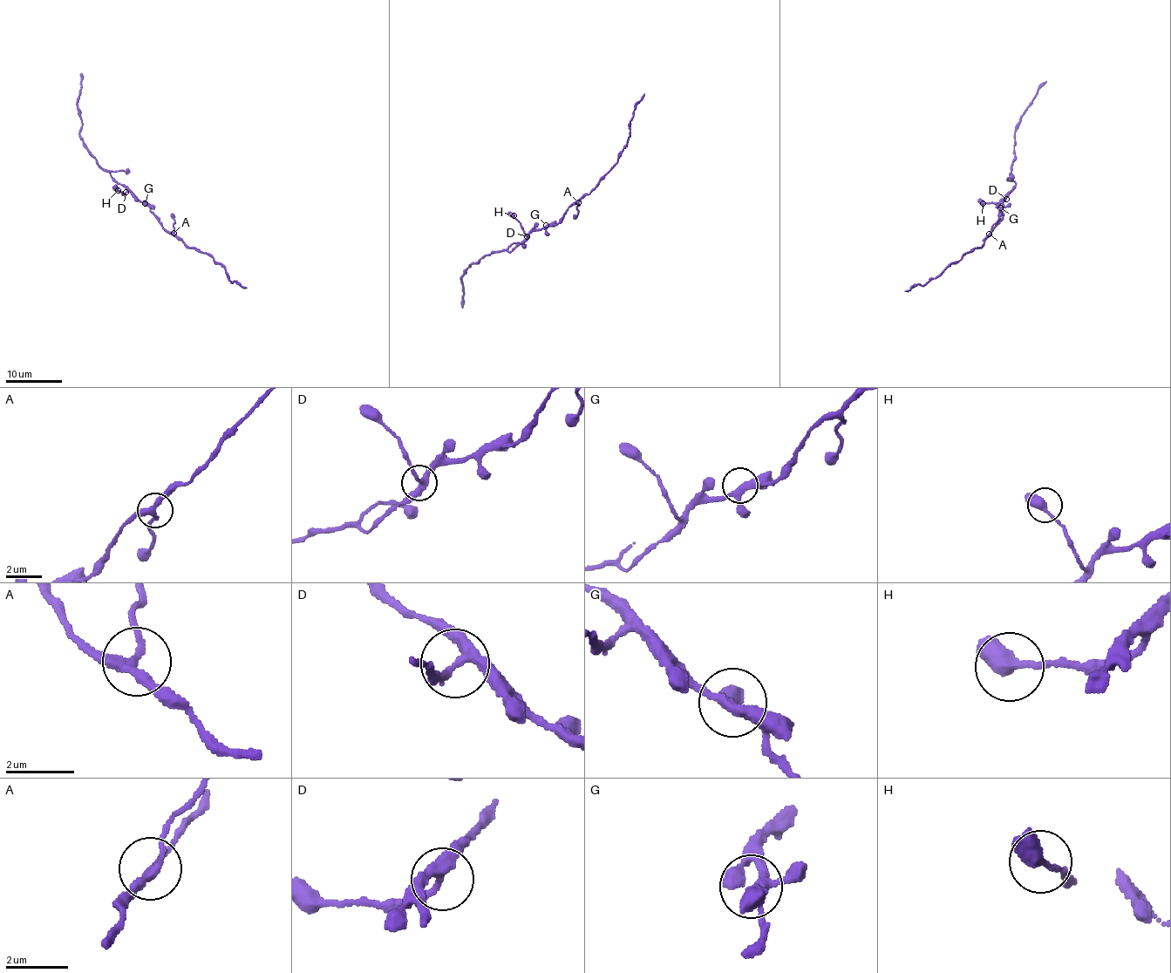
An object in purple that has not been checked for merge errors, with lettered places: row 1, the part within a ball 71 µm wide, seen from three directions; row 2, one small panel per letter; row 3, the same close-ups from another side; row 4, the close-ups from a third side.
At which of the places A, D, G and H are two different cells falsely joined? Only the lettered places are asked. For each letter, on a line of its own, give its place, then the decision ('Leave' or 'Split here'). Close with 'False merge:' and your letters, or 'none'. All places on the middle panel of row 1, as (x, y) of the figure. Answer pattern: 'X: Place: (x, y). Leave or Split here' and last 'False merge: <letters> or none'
A: Place: (578, 202). Leave
D: Place: (527, 236). Leave
G: Place: (546, 225). Leave
H: Place: (514, 215). Leave
False merge: none

